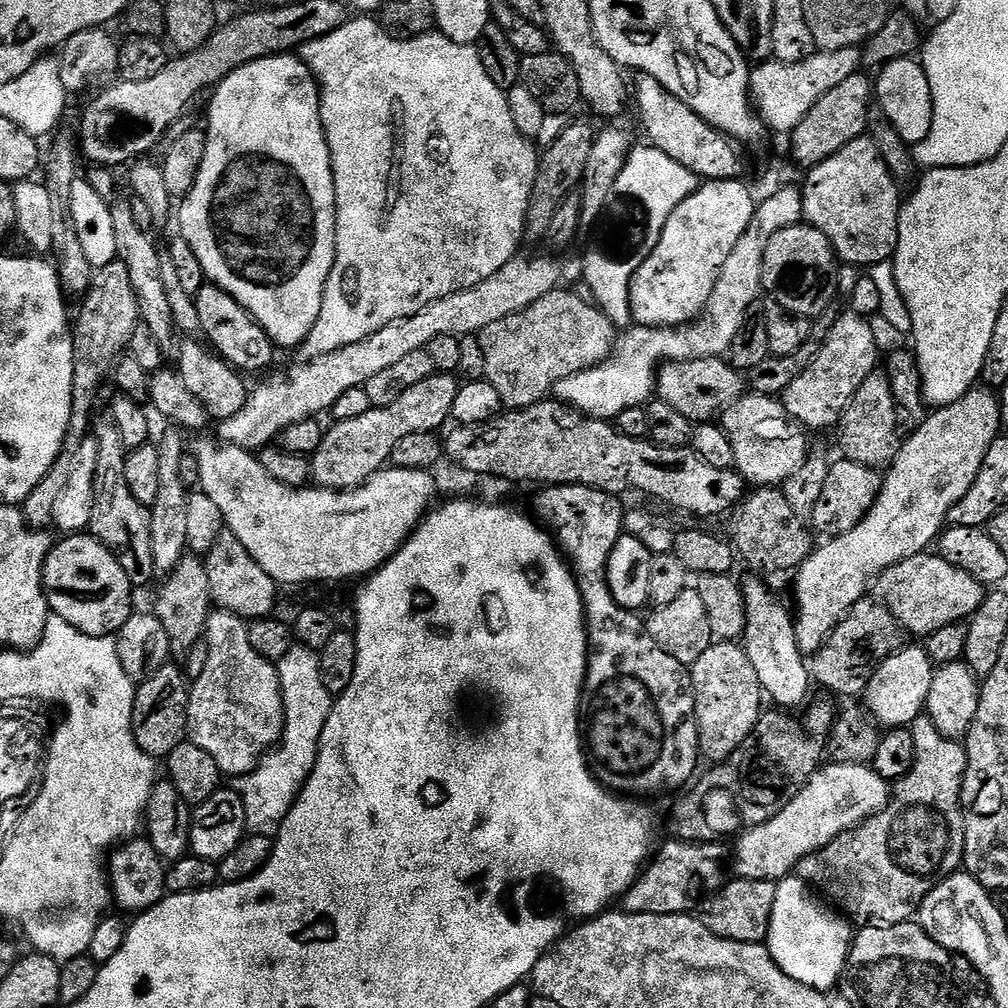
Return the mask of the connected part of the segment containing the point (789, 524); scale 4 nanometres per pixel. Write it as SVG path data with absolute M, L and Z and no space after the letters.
M760 486L749 491L732 509L730 519L732 519L730 543L736 549L739 559L743 563L745 560L756 571L753 573L788 571L791 573L814 551L813 533L806 527L805 517L796 512L794 506L790 506L790 502L786 502L786 494L779 487Z

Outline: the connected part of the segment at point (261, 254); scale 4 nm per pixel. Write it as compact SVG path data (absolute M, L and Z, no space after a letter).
M279 54L258 57L249 64L242 65L217 84L212 94L212 101L208 104L208 124L206 123L208 138L206 158L202 158L202 166L198 170L198 178L194 186L188 195L183 197L181 204L184 205L181 208L179 205L179 235L184 236L186 242L190 242L190 250L198 254L198 262L202 262L205 277L216 287L229 292L260 323L262 330L272 339L277 349L299 349L308 339L310 330L314 330L314 322L318 322L326 278L330 278L330 270L334 266L336 253L336 191L332 173L332 155L328 149L320 117L320 86L299 55Z

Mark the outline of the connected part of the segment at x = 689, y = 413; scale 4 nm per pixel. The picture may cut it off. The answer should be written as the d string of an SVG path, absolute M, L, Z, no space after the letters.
M711 356L701 360L670 360L659 365L656 373L656 391L655 395L661 400L670 402L678 414L683 414L685 418L691 420L693 425L707 424L715 421L732 403L745 395L746 384L742 381L741 373L733 368L727 359Z

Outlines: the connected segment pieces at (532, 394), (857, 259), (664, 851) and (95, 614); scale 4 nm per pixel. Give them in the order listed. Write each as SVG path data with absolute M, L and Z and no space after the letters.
M564 291L546 294L546 298L538 298L534 306L518 314L510 314L510 318L502 318L479 332L482 354L486 354L486 379L494 386L494 390L498 390L501 405L505 409L529 408L531 404L538 403L555 389L559 380L598 366L611 356L612 349L616 347L618 330L610 318L606 318L603 309L591 299L583 300L576 292Z
M862 135L842 146L838 154L814 165L807 176L808 181L802 184L804 220L830 238L832 249L845 265L871 266L895 257L901 185L892 177L871 136Z
M668 838L661 848L659 845L655 849L640 877L625 890L622 897L623 911L675 916L695 913L705 893L721 887L720 871L724 868L724 859L730 856L729 849L727 852L724 846L720 842L691 844L685 840Z
M68 534L63 537L64 541L53 543L50 554L44 563L44 593L48 599L48 607L51 615L62 618L87 636L111 636L126 626L128 619L132 617L134 605L132 605L132 592L134 586L130 578L126 578L122 566L118 566L118 558L110 554L102 542L98 542L91 534Z

